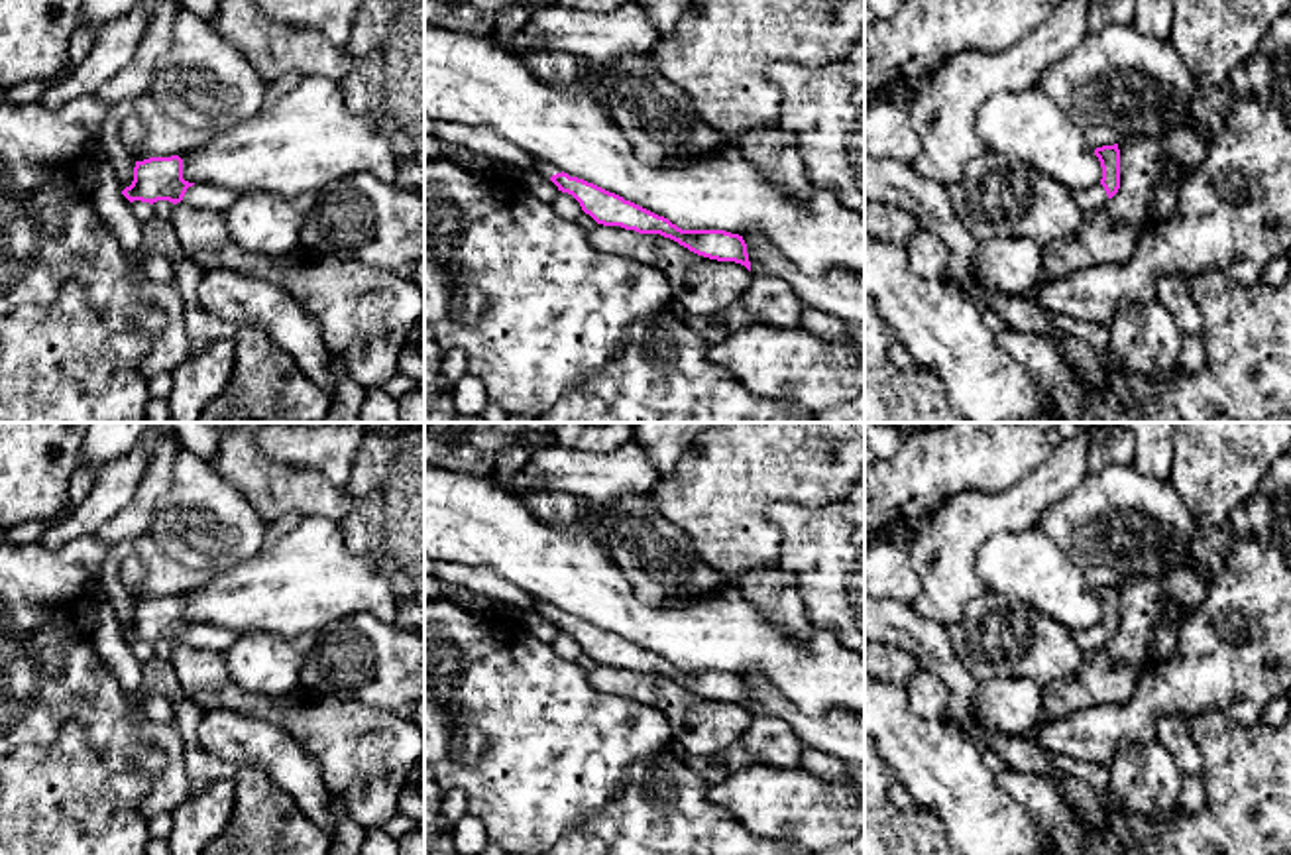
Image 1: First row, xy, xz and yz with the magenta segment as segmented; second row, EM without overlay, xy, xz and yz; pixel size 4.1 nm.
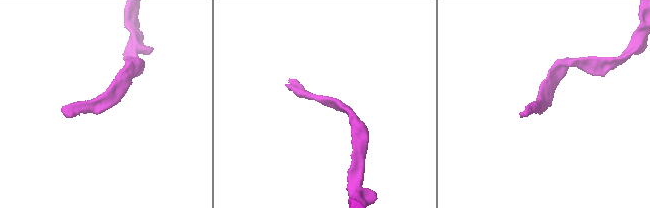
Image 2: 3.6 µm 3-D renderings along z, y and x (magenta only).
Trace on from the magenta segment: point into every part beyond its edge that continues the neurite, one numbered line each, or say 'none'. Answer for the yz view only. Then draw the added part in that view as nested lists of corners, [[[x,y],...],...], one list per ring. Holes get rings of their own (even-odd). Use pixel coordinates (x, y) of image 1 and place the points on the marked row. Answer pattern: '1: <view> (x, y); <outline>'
1: yz (1095, 197); [[[1100,183],[1083,189],[1083,191],[1071,191],[1073,200],[1079,208],[1085,212],[1102,210],[1108,204],[1108,195]]]

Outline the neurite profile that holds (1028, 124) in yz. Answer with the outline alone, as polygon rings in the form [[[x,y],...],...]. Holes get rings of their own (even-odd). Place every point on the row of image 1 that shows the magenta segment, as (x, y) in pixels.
[[[1038,88],[992,94],[981,106],[975,128],[990,151],[1014,155],[1069,191],[1102,179],[1085,130]]]

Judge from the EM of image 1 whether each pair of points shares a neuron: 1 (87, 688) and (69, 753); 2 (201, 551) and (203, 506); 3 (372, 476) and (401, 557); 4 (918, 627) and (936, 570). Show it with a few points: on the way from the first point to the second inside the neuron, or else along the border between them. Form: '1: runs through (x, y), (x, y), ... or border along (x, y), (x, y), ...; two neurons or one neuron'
1: border along (34, 743), (50, 743), (75, 722), (107, 761); two neurons
2: runs through (201, 539), (201, 517); one neuron
3: runs through (380, 496), (401, 517), (401, 537); one neuron
4: border along (908, 606), (948, 626); two neurons

